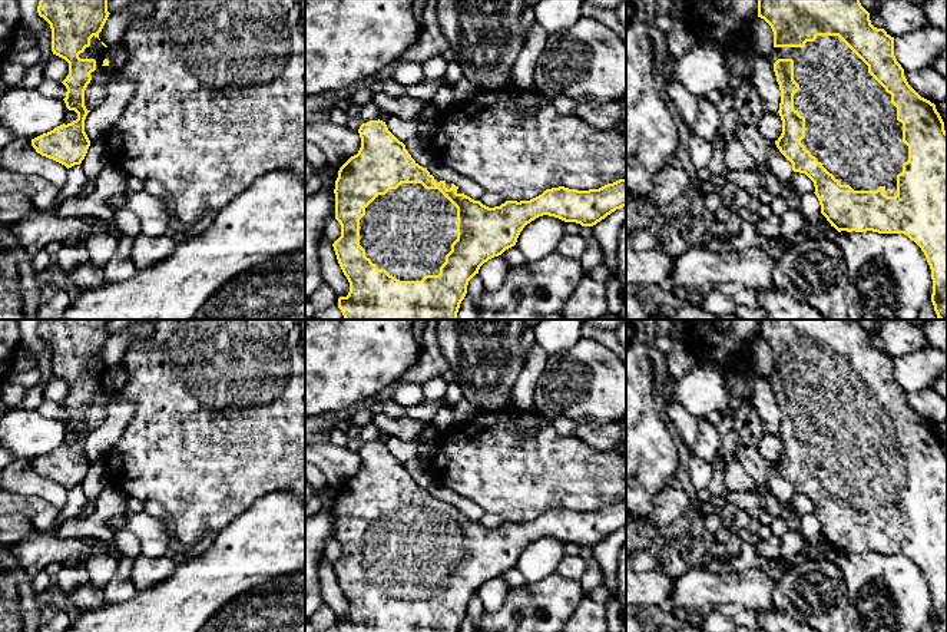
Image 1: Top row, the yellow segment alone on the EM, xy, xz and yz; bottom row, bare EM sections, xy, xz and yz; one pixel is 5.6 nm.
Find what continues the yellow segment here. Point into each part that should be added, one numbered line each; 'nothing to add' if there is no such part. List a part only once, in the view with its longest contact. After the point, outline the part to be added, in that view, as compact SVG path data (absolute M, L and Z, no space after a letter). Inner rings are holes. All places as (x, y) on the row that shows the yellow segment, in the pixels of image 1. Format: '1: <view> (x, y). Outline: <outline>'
1: yz (851, 128). Outline: M817 36L804 47L774 47L772 64L778 59L794 60L794 80L799 90L794 95L794 109L805 118L805 138L801 143L822 166L854 191L877 191L885 188L887 196L897 195L897 175L908 161L908 146L903 142L903 123L897 120L897 107L891 95L868 73L868 66L838 37Z

